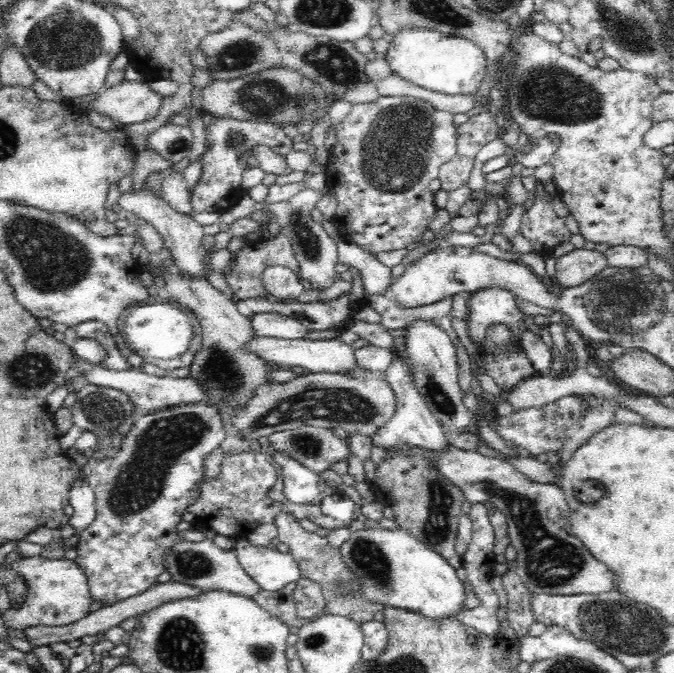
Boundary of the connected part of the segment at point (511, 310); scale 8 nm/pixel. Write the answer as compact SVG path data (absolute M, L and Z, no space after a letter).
M480 287L473 291L469 297L469 316L467 320L470 340L480 346L485 339L486 329L496 323L504 323L504 325L509 326L514 338L518 339L524 330L520 328L523 322L523 314L516 305L516 298L517 296L505 287Z

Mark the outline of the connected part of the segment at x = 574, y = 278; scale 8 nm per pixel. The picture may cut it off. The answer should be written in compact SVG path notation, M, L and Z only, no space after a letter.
M575 248L557 258L556 280L565 288L580 286L607 267L606 255L594 250Z

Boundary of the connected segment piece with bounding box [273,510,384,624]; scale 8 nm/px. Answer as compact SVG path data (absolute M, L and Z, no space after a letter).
M284 510L277 512L273 523L277 526L277 537L280 542L288 546L289 553L296 559L300 577L313 580L320 585L326 601L320 615L344 615L354 622L364 624L364 622L374 620L374 614L384 609L384 606L373 604L358 593L360 583L353 576L353 572L346 568L339 549L330 546L327 536L319 536L314 532L306 531L294 515Z

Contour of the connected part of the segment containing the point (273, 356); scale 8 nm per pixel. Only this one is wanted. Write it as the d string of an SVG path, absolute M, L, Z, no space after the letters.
M256 334L254 340L250 342L250 349L266 361L272 360L280 366L284 365L290 368L299 366L314 373L349 374L360 368L352 345L344 343L339 337L324 340L304 338L285 341L283 338L266 338Z

